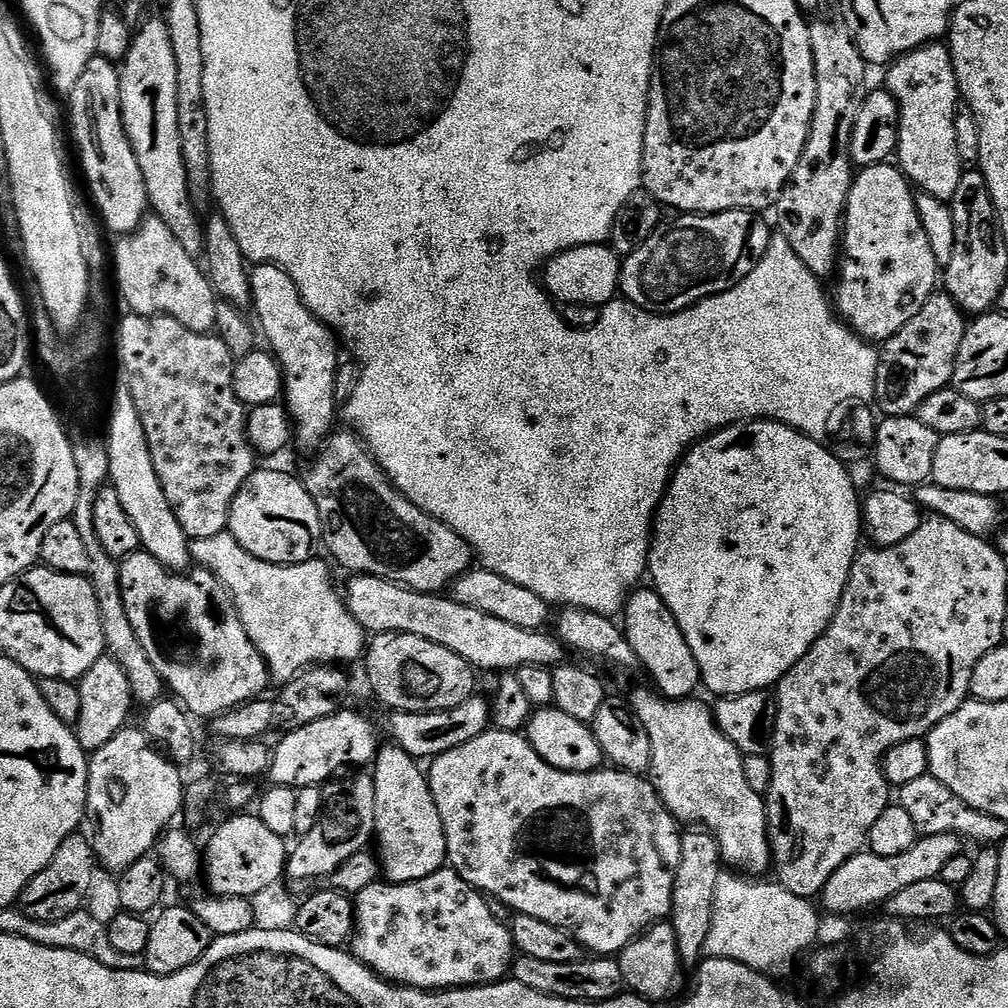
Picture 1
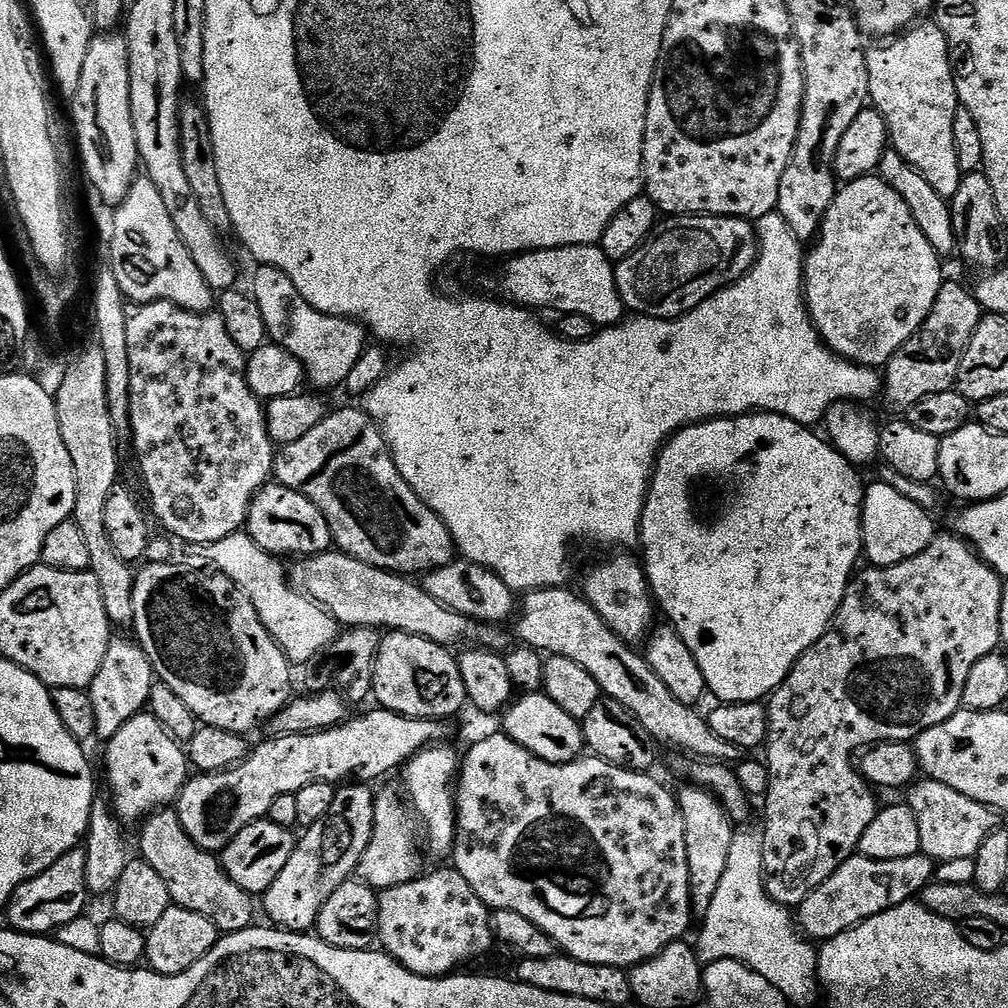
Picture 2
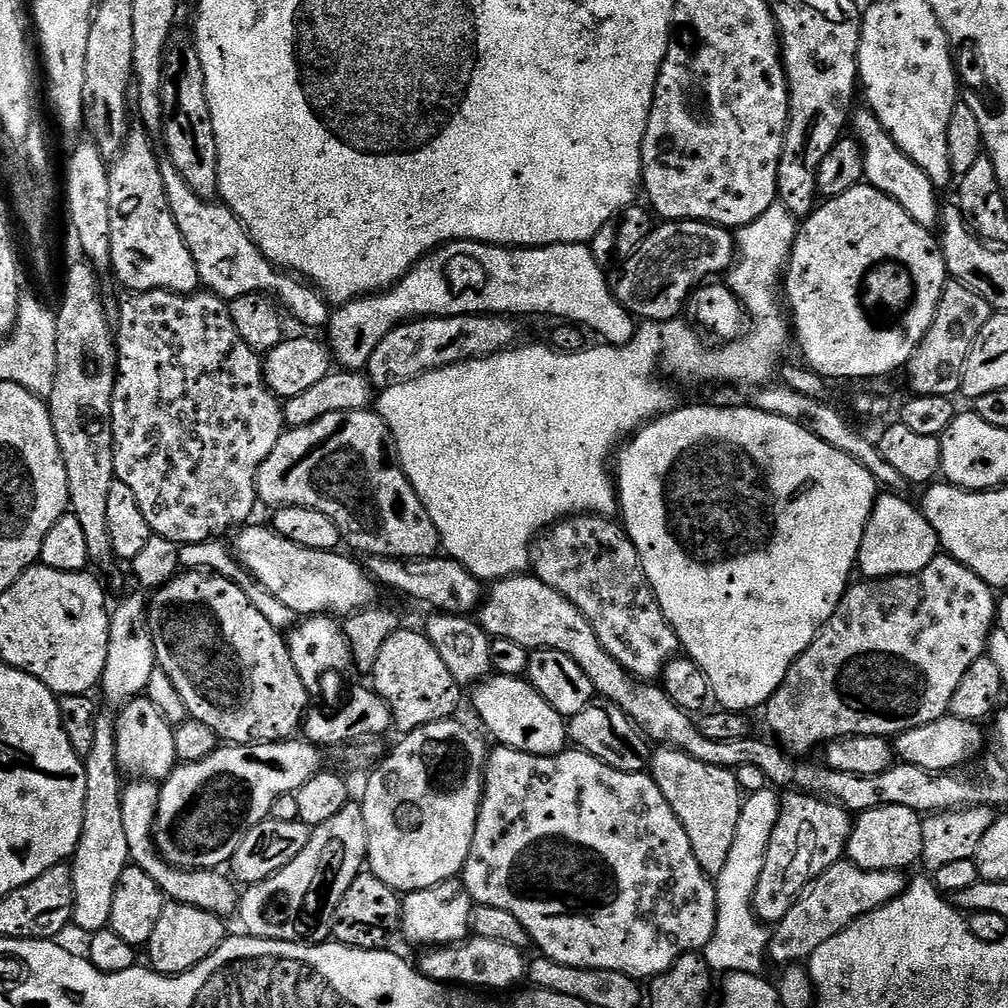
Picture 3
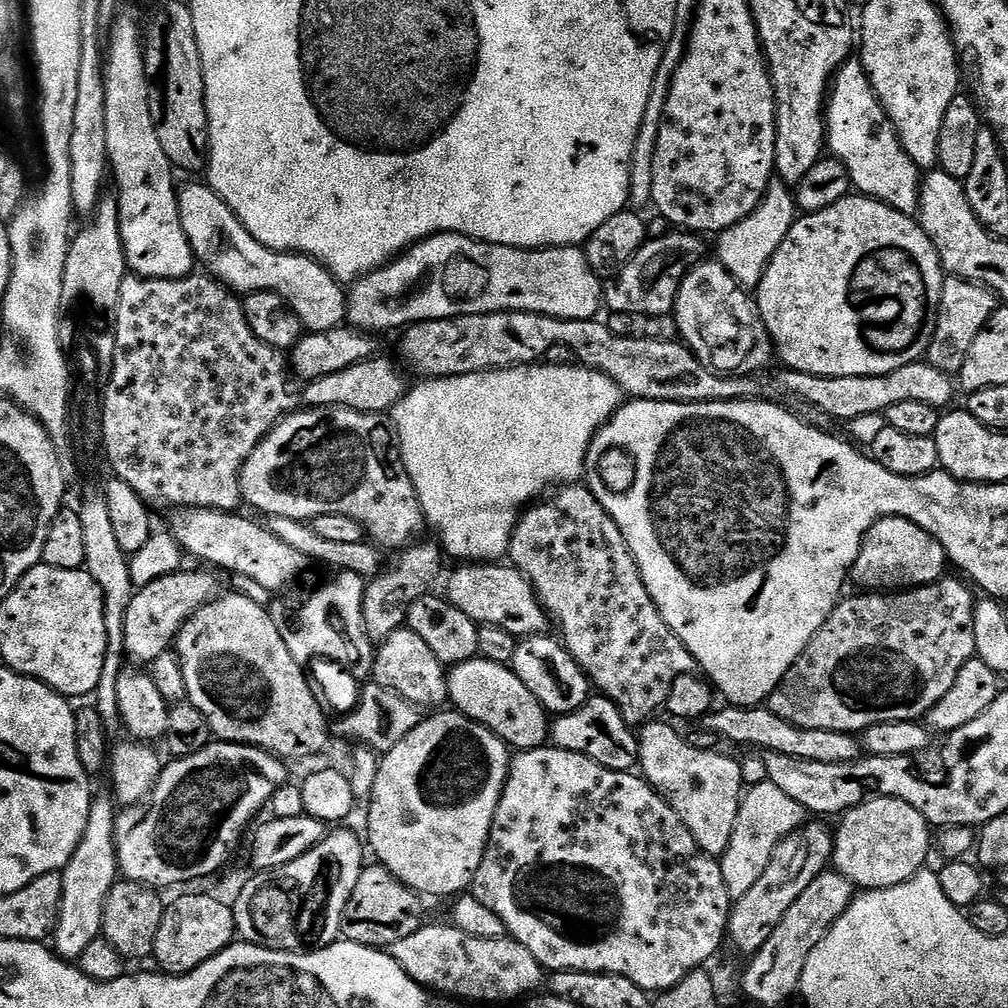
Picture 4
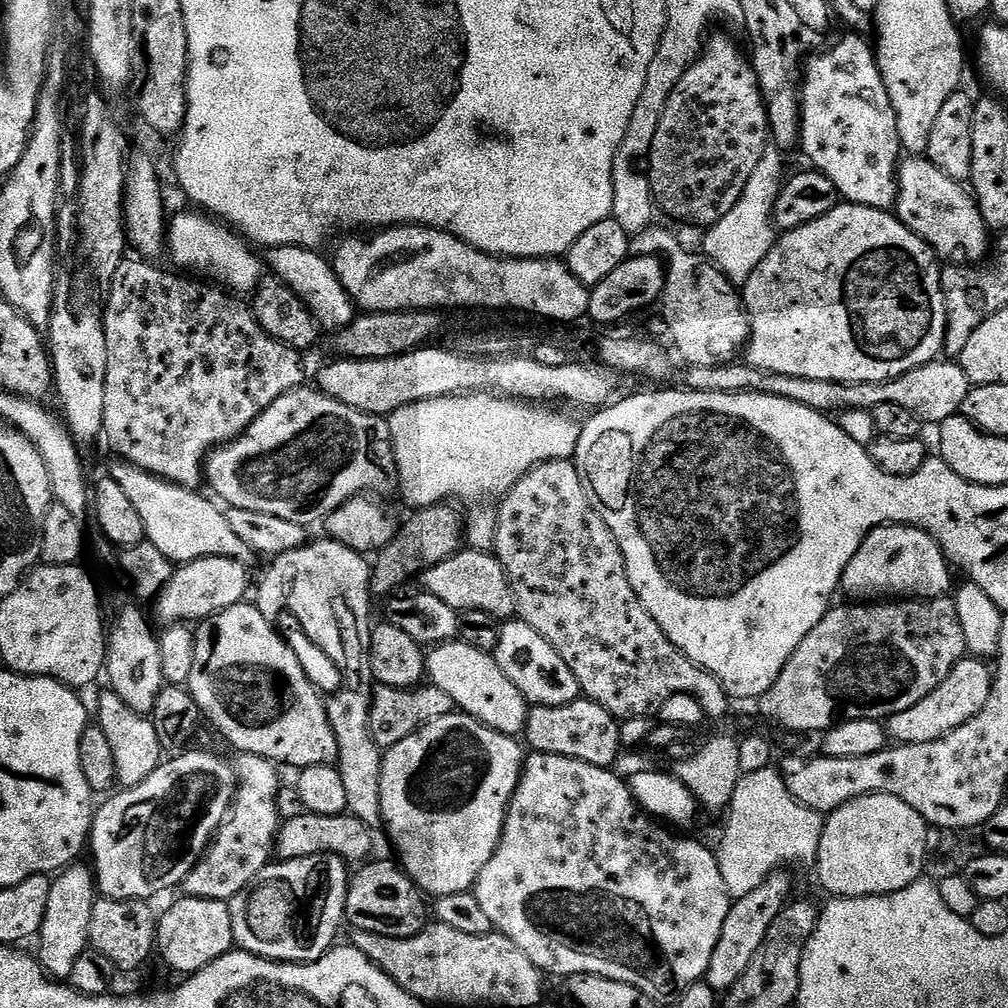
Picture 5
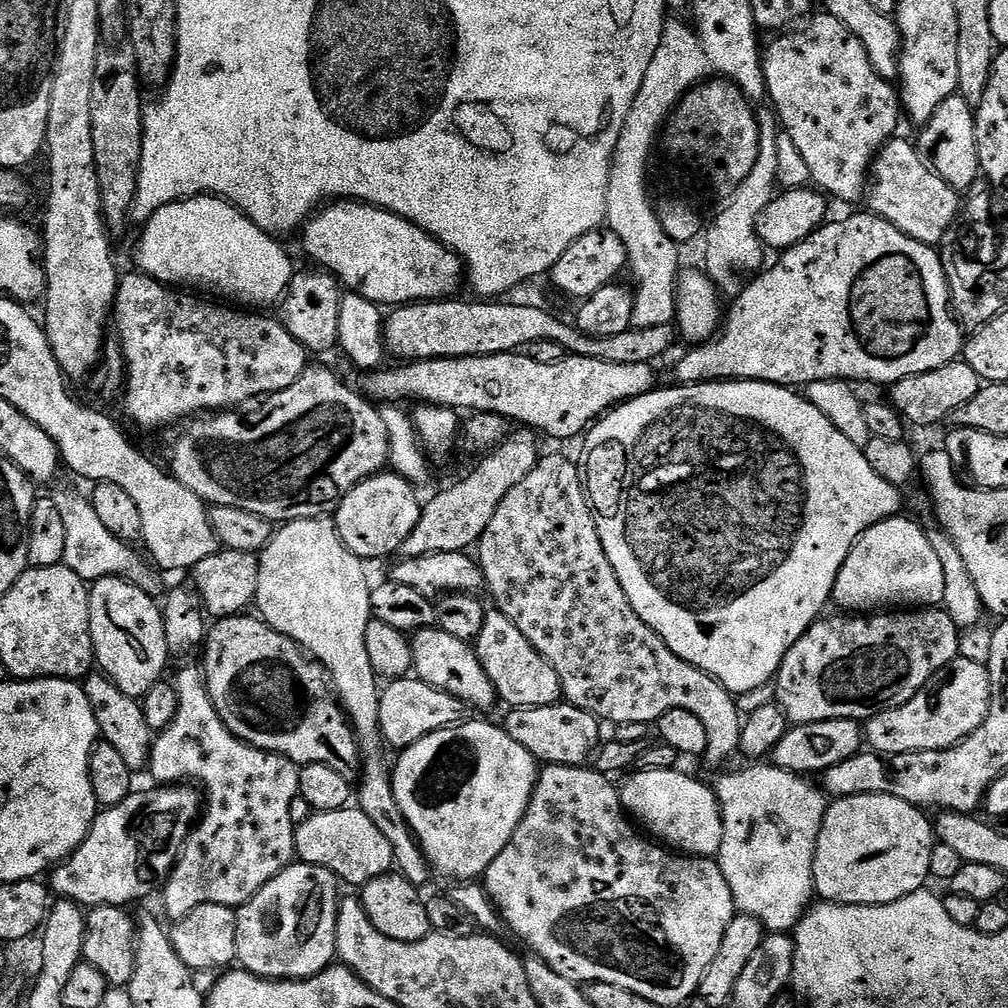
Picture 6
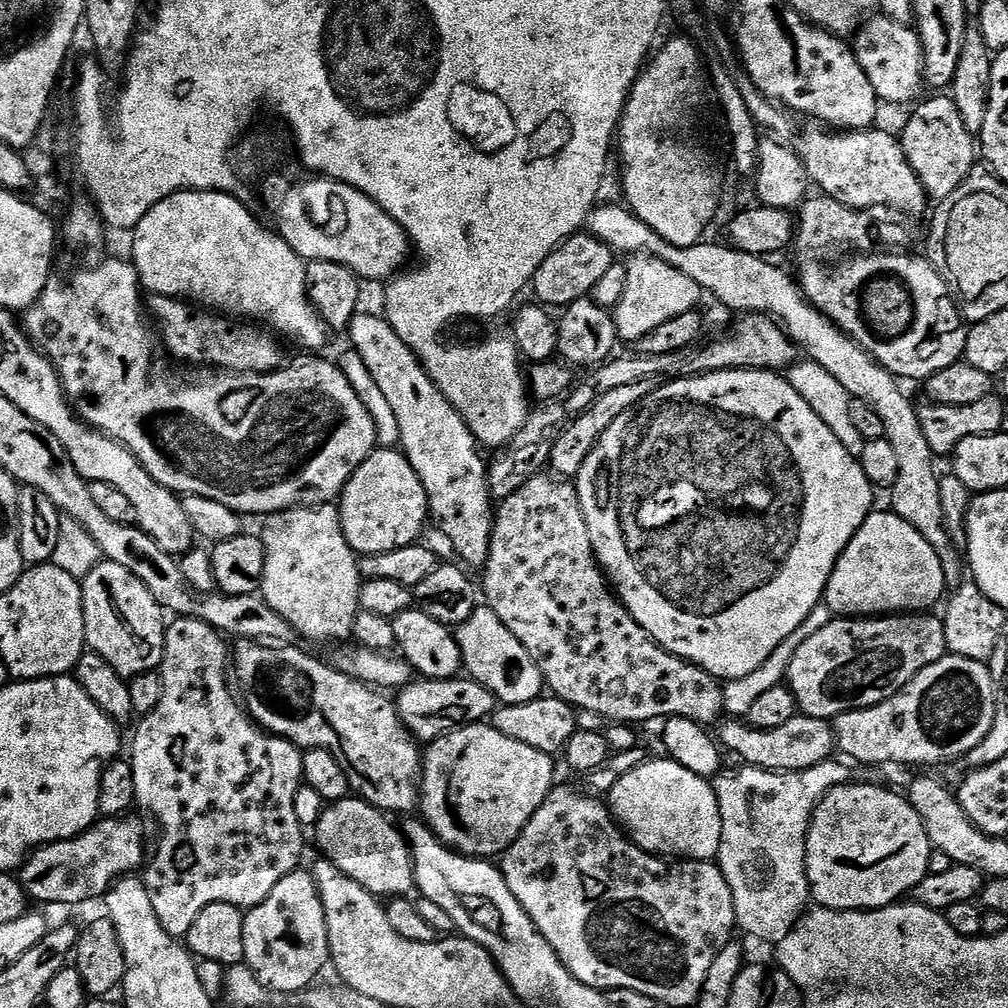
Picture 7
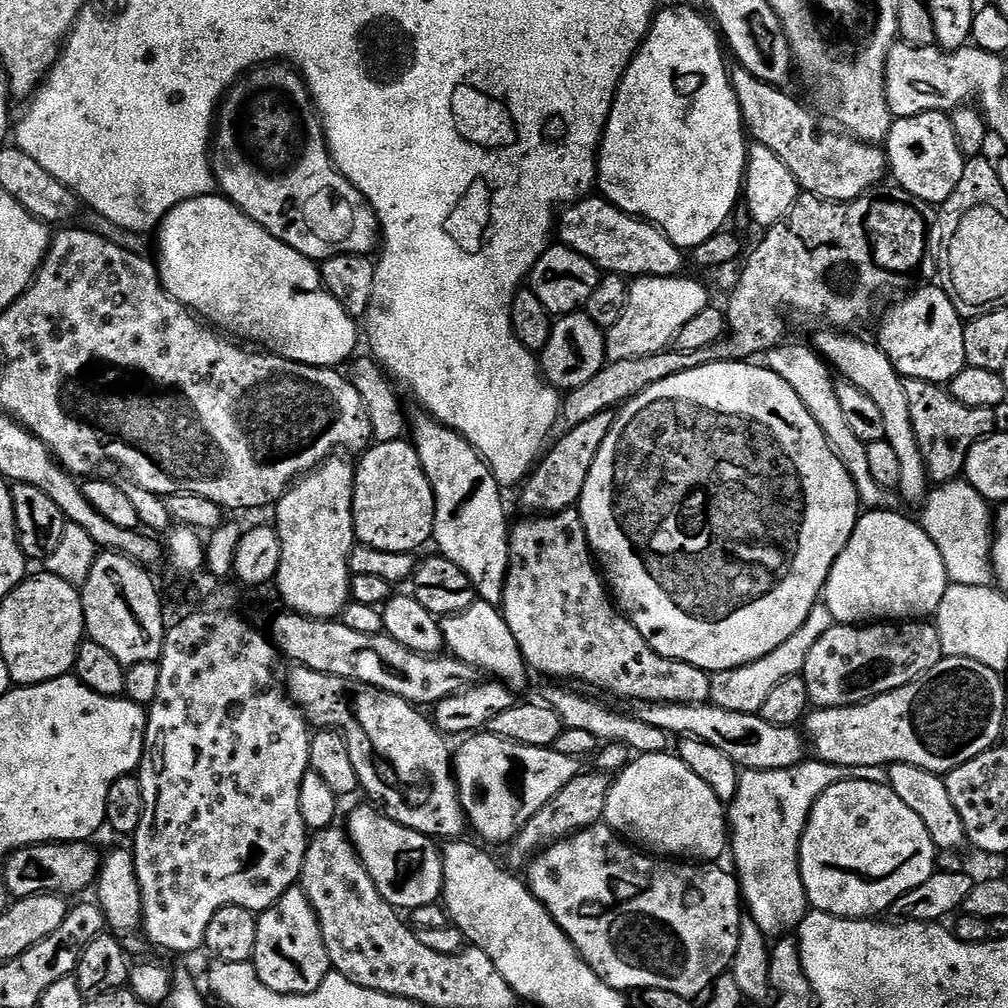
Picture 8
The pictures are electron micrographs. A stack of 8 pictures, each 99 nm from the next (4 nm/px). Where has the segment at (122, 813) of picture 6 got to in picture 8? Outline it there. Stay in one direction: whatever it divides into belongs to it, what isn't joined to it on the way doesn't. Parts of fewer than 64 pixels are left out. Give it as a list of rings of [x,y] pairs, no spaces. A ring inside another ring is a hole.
[[[53,842],[50,844],[32,844],[29,848],[19,848],[3,861],[3,887],[7,888],[9,897],[19,898],[33,896],[43,892],[69,894],[84,892],[93,887],[96,877],[100,875],[101,853],[92,849],[88,842]]]

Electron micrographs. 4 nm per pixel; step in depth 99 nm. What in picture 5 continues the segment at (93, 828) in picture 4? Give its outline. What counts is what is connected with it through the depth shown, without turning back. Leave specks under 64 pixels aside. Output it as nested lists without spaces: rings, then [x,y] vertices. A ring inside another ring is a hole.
[[[80,863],[69,864],[52,880],[50,899],[46,901],[46,918],[42,918],[38,937],[40,964],[47,975],[51,976],[53,980],[61,982],[67,981],[71,977],[78,958],[82,958],[82,954],[87,952],[90,947],[88,943],[90,914],[94,914],[94,902],[98,899],[93,869],[87,863],[85,863],[86,865]]]

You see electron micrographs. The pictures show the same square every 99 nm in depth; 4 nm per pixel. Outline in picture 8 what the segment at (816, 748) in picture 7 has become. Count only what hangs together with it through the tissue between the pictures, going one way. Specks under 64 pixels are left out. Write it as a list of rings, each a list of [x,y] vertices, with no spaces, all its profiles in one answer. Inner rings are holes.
[[[637,703],[634,715],[649,726],[657,727],[672,738],[691,738],[710,742],[722,750],[726,758],[736,763],[737,769],[750,772],[786,770],[806,759],[806,737],[799,727],[770,726],[759,714],[735,713],[720,709],[714,703],[706,704],[655,704]]]

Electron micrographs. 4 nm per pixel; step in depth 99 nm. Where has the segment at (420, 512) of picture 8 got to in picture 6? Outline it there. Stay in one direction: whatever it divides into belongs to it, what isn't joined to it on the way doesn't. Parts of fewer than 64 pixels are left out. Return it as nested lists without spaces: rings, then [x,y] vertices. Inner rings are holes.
[[[394,470],[379,472],[354,486],[336,505],[334,519],[342,542],[361,560],[371,562],[383,556],[395,557],[410,530],[418,526],[422,500],[416,497],[413,481]]]

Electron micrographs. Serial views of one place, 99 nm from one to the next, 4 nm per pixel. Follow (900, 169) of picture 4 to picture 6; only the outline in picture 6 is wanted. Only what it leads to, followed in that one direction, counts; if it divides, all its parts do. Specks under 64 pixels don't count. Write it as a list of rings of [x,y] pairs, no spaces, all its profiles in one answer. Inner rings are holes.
[[[819,15],[811,17],[813,20],[809,28],[789,31],[781,35],[784,37],[777,44],[763,49],[768,96],[782,131],[794,138],[794,146],[798,146],[806,166],[810,166],[811,183],[832,198],[856,200],[860,196],[861,199],[869,187],[876,155],[897,135],[900,116],[902,120],[902,105],[897,89],[883,80],[874,66],[870,66],[866,46],[862,46],[862,42],[858,42],[858,38],[854,38],[854,34],[850,34],[838,18]]]

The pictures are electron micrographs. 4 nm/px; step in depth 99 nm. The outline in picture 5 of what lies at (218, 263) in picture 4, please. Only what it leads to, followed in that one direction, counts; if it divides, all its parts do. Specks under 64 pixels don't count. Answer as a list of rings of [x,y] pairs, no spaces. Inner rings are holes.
[[[282,246],[281,248],[269,248],[266,252],[266,264],[271,275],[280,283],[286,284],[294,290],[314,314],[321,329],[339,330],[348,327],[358,316],[354,307],[353,297],[346,289],[345,281],[336,275],[336,269],[315,248],[303,248],[302,246]]]

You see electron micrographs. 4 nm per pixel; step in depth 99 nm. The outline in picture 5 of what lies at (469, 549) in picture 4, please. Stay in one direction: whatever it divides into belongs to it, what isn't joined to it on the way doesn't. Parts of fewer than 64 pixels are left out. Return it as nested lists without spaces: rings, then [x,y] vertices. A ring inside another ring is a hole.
[[[466,392],[462,396],[414,402],[394,410],[387,417],[387,422],[398,466],[399,495],[404,495],[405,502],[412,504],[413,509],[461,500],[466,513],[467,547],[478,552],[489,551],[496,542],[496,513],[505,494],[531,468],[548,460],[575,457],[581,425],[575,424],[566,413],[555,412],[552,408],[555,407],[508,400],[505,396],[492,396],[489,392]]]

